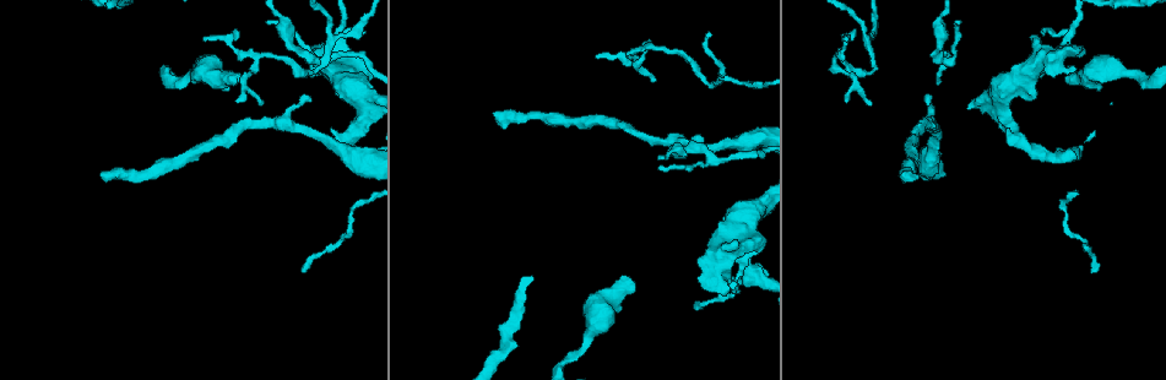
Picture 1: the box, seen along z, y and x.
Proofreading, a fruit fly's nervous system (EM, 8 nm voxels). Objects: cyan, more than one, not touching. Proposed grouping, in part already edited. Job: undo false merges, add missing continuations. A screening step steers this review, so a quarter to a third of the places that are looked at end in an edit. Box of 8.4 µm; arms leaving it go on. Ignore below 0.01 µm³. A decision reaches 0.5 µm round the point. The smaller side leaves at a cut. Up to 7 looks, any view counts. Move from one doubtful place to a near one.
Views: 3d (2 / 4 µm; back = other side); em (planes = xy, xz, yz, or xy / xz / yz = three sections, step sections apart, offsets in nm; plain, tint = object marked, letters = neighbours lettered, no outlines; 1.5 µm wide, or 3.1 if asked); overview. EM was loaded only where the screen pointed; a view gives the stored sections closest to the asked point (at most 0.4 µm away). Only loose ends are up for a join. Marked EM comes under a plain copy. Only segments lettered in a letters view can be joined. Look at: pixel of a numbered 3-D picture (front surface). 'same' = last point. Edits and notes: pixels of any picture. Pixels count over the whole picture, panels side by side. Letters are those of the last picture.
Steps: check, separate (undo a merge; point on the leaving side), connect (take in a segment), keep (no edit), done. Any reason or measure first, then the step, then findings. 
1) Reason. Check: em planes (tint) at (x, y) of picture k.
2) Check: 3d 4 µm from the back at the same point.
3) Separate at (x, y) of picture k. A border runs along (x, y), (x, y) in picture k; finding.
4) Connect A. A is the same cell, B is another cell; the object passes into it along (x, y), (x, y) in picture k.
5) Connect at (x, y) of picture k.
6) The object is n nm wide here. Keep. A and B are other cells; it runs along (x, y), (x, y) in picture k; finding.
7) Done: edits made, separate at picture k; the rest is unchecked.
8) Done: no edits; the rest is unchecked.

Arms part here. Check: 3d 2 µm at (944, 59) of picture 1.

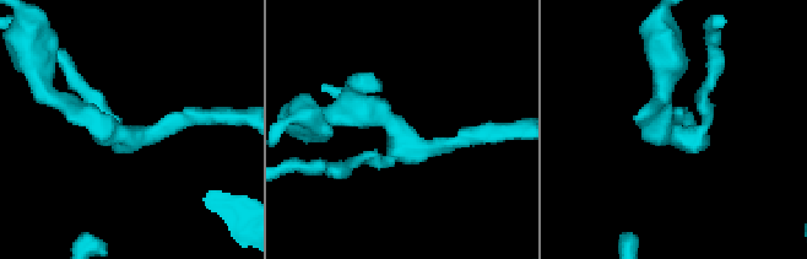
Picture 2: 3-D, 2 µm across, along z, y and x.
Check: em planes (letters) at (401, 135) of picture 2.

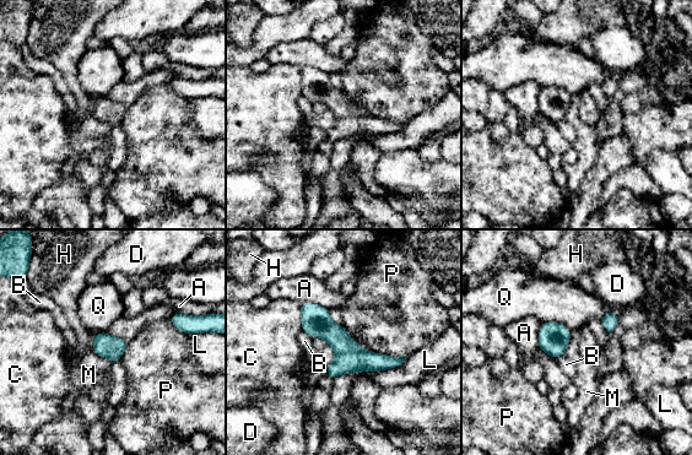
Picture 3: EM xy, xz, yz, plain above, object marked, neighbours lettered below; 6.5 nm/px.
Keep. A, B, C, D, H, L, M, P and Q are other cells; a border runs along (92, 339), (92, 350), (112, 362) in picture 3; all the same neuron.

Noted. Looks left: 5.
An open end. Check: em xz step 4 (tint) at (635, 283) of picture 1.

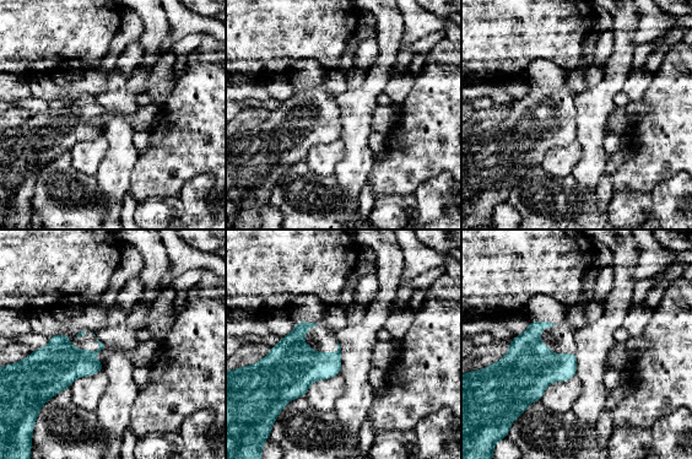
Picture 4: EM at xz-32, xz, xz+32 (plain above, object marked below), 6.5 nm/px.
Check: em planes (letters) at the same point.

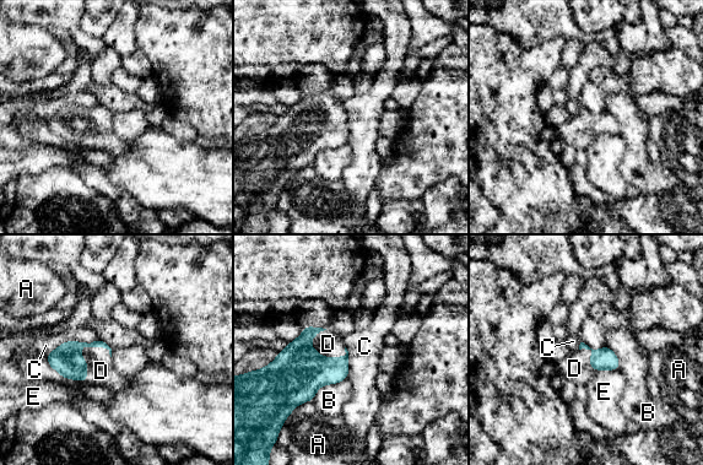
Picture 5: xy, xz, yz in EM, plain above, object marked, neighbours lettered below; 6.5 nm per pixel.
Connect D. D is the same cell, A, B, C and E are other cells; the object passes into it along (65, 358), (77, 352), (101, 371) in picture 5; the neuron continues.

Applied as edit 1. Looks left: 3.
Check: overview.

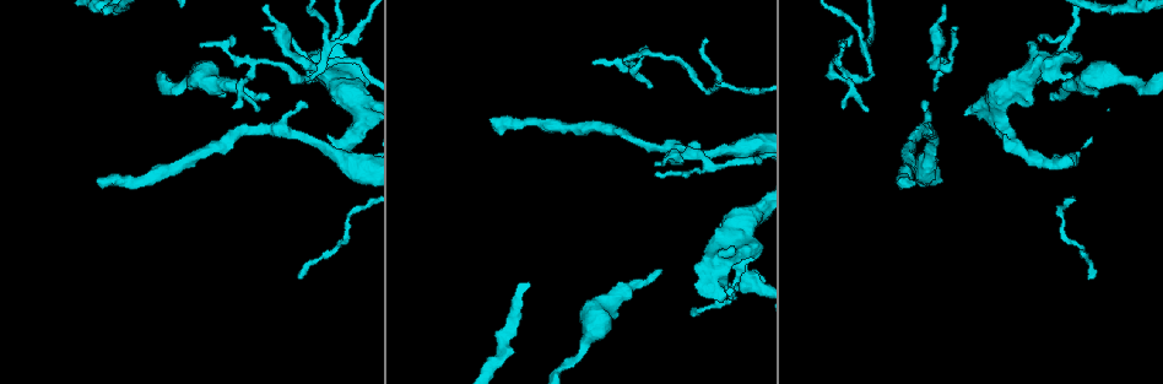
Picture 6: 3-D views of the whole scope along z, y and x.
Branch stops here. Check: em planes (letters) at (1033, 105) of picture 6.

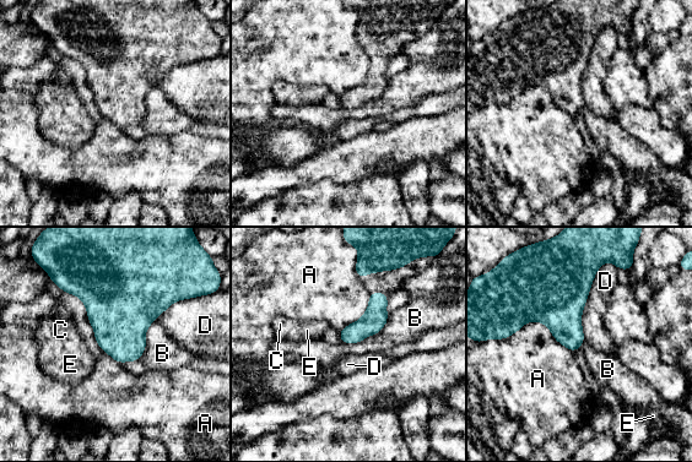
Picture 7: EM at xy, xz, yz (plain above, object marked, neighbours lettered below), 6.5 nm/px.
The longest contact is with A, 460 nm. Keep. A, B, C, D and E are other cells; a border runs along (389, 318), (378, 332), (341, 342) in picture 7; no lettered segment goes on from it.

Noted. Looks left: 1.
Done: edits made, connect at picture 5; the rest is unchecked.

